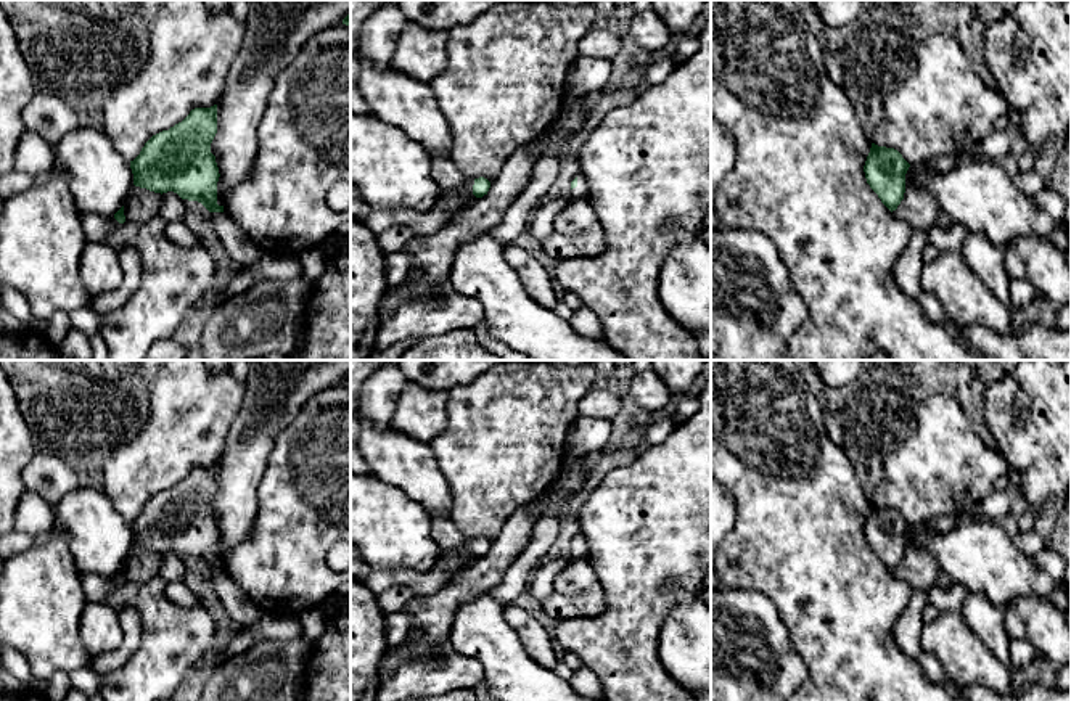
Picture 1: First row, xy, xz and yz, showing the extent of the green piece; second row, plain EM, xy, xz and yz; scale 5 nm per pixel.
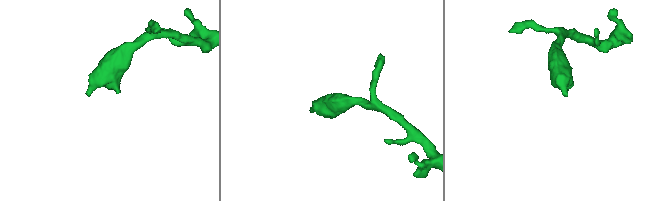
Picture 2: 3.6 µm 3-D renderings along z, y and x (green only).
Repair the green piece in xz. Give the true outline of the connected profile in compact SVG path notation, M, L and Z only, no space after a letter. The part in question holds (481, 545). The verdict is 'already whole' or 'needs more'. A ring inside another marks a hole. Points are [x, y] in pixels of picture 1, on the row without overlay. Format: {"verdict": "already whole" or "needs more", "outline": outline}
{"verdict": "needs more", "outline": "M433 516L431 539L442 551L470 550L476 558L482 558L490 548L490 542L487 539L471 539L462 534L450 516Z"}

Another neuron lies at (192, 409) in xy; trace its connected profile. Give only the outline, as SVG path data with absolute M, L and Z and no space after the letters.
M162 360L148 391L150 415L143 429L103 466L101 490L114 510L130 523L153 495L182 482L195 468L217 465L243 399L244 381L228 370L212 373L199 360Z

